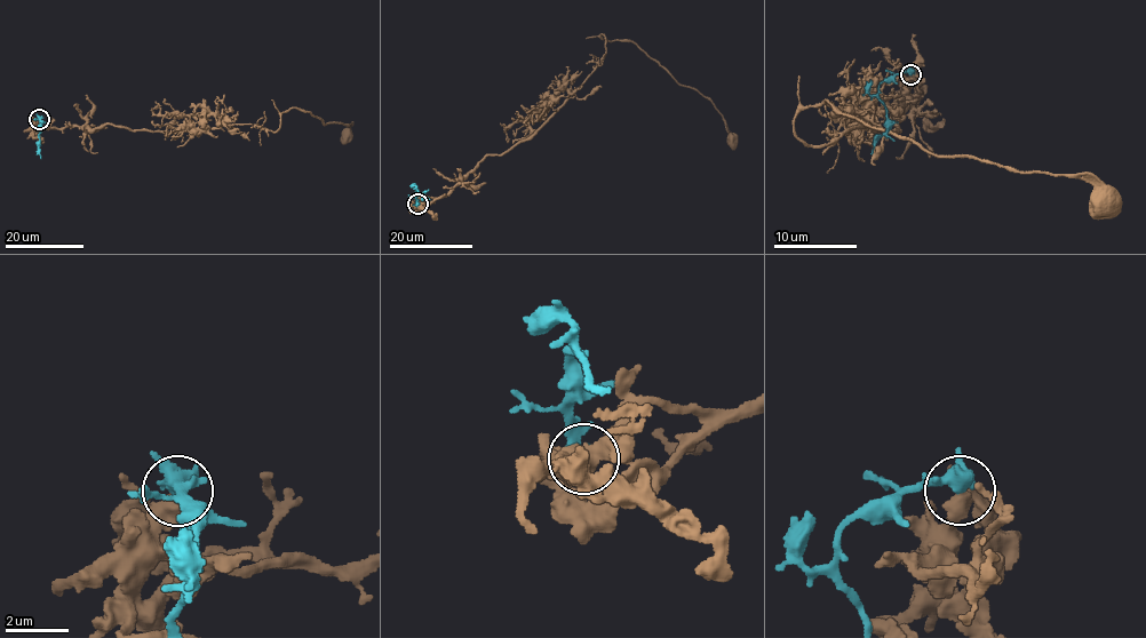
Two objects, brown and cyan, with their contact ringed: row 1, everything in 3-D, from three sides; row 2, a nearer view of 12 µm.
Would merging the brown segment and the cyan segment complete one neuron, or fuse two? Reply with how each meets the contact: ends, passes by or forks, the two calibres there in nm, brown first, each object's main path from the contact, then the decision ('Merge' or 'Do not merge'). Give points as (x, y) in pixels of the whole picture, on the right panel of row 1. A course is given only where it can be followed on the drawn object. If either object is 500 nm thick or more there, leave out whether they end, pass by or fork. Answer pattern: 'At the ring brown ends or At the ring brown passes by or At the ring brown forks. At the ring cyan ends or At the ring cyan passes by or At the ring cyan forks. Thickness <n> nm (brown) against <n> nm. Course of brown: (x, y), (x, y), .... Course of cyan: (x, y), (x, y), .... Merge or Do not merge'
At the ring brown passes by. At the ring cyan forks. Thickness 400 nm (brown) against 400 nm. Course of brown: (910, 74), (901, 129), (794, 129), (830, 102), (1109, 198). Course of cyan: (910, 74), (890, 76), (880, 84), (878, 100), (888, 112), (888, 130), (870, 153). Do not merge

